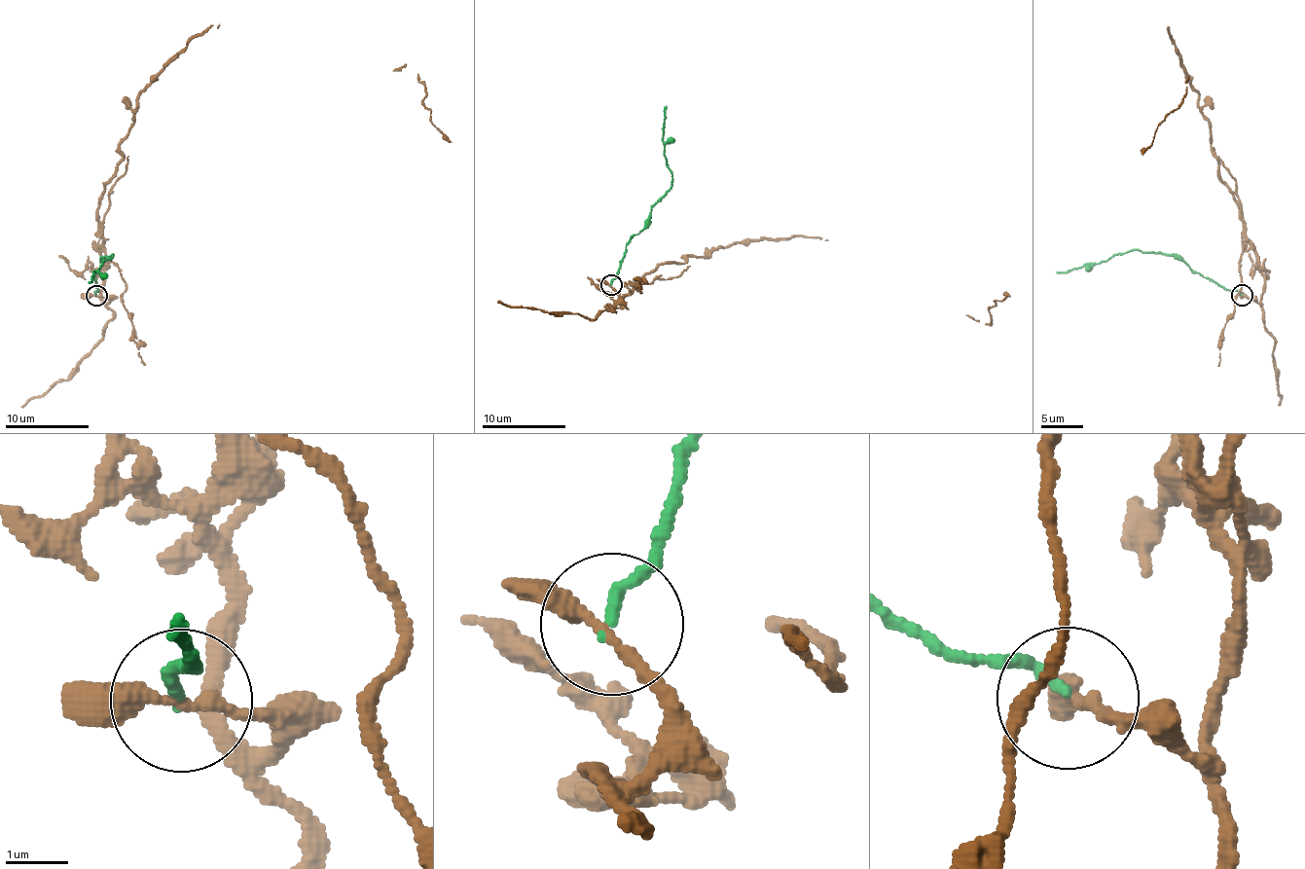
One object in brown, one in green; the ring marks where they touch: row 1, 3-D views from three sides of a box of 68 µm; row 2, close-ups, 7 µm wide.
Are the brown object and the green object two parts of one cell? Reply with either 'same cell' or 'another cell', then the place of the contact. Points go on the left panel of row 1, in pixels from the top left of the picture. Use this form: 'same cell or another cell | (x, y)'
another cell | (96, 296)

